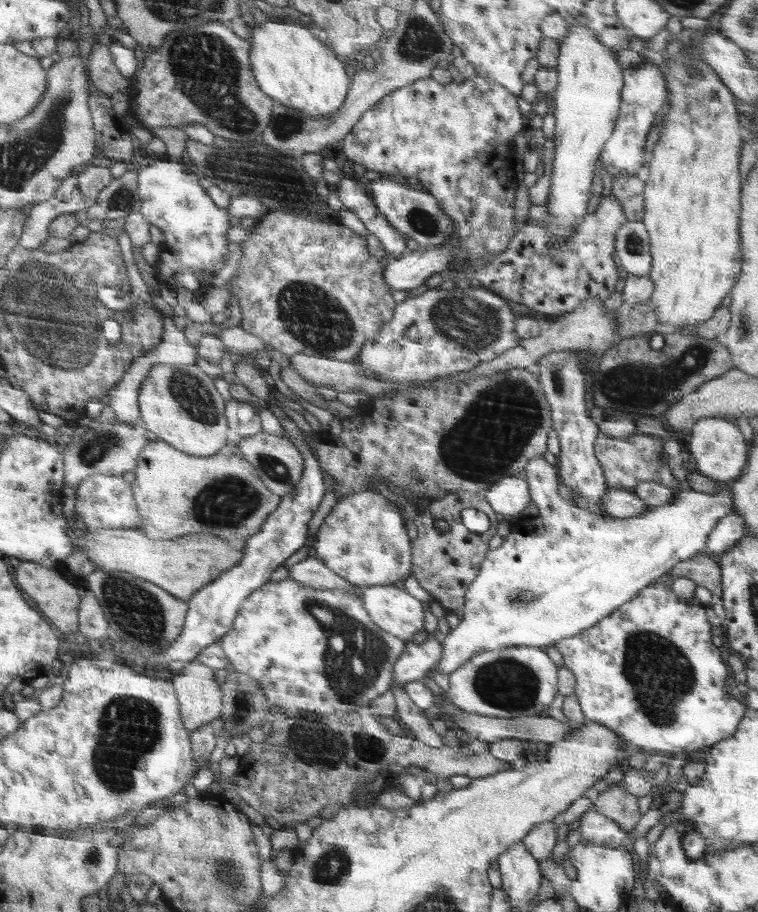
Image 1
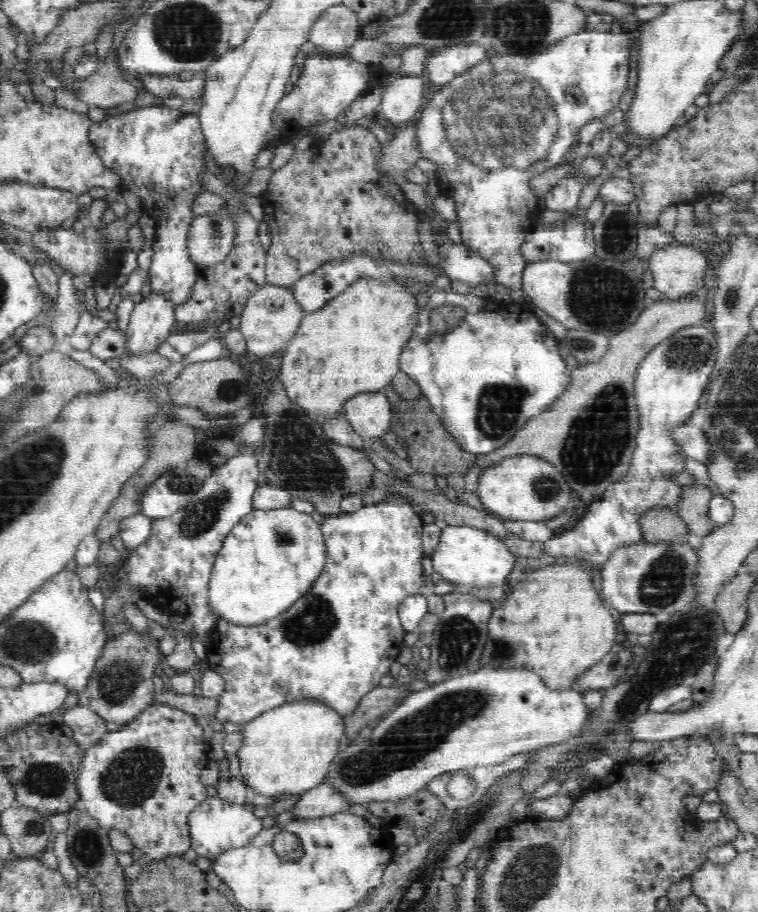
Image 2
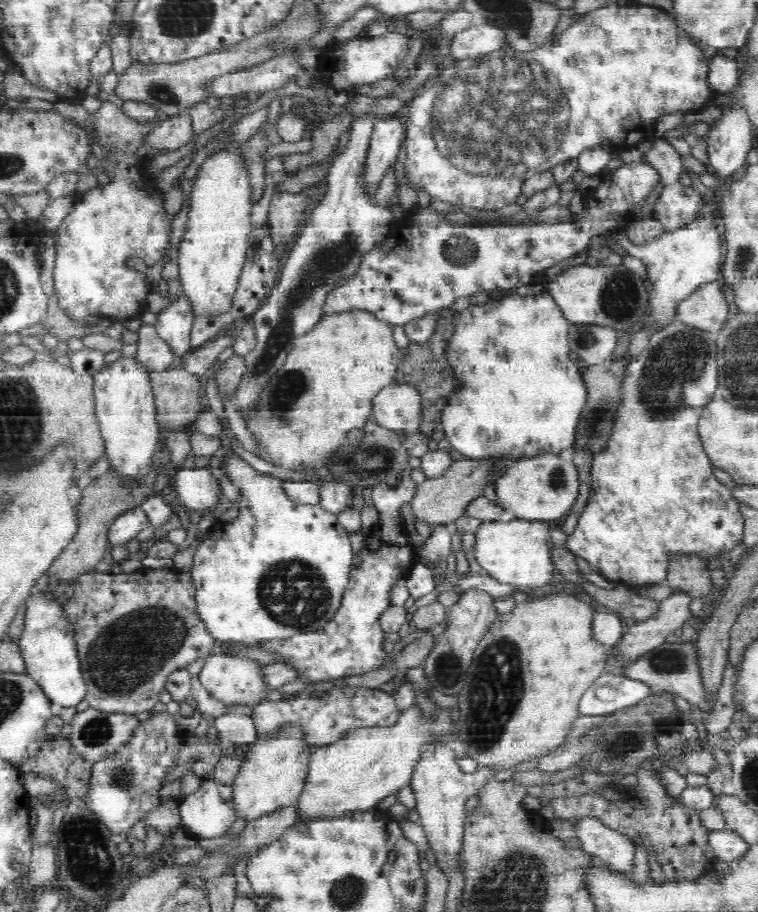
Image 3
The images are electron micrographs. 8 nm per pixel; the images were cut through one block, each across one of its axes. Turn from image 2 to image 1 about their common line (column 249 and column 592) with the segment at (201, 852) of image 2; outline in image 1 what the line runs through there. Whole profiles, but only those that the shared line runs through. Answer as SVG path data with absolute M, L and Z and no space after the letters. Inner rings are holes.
M591 806L579 818L581 840L588 840L592 844L602 844L608 848L616 848L627 844L629 834L622 830L621 825L614 819L607 817Z

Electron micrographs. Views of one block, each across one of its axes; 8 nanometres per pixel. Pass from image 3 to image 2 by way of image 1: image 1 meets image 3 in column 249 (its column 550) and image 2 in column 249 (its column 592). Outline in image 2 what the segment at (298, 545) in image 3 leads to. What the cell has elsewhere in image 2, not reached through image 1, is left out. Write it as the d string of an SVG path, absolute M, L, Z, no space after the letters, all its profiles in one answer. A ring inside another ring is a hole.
M289 506L268 511L253 509L226 536L222 549L215 557L207 590L207 606L216 620L227 620L242 627L262 626L270 618L288 611L296 600L300 600L321 578L324 564L324 536L320 525L314 522L311 514L298 512Z

